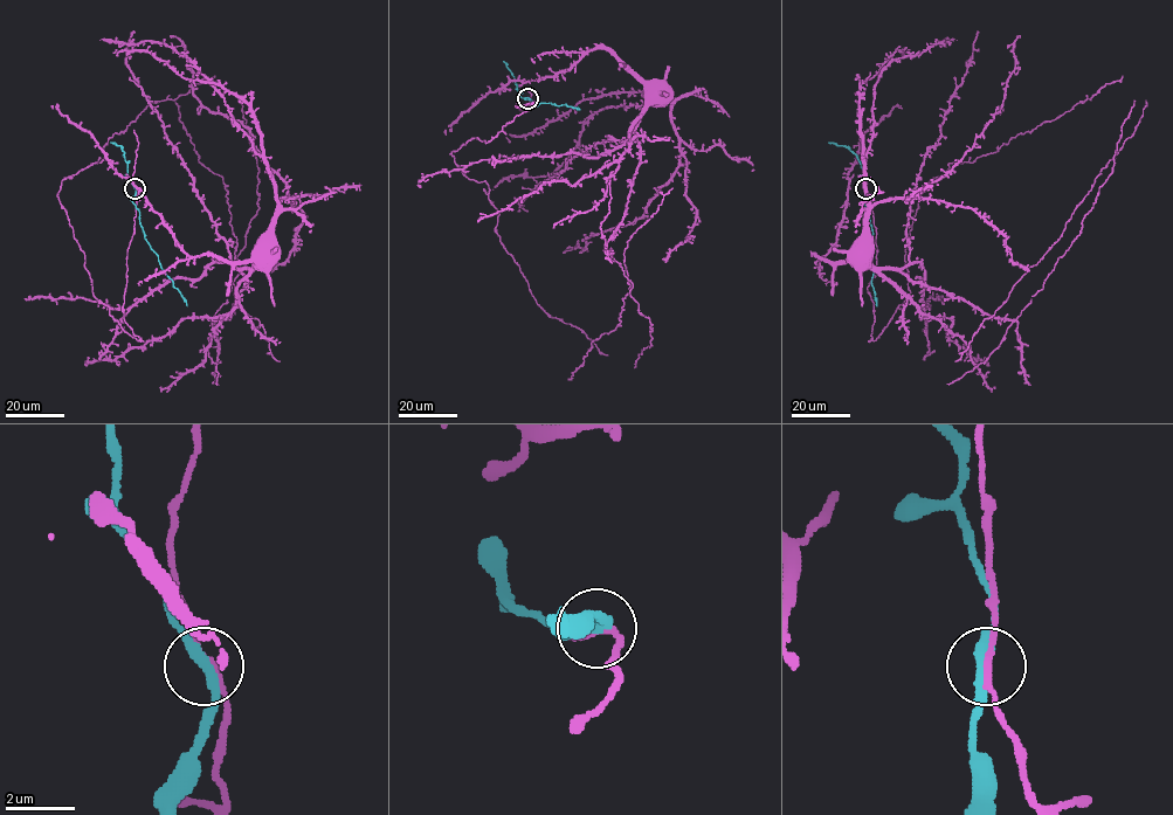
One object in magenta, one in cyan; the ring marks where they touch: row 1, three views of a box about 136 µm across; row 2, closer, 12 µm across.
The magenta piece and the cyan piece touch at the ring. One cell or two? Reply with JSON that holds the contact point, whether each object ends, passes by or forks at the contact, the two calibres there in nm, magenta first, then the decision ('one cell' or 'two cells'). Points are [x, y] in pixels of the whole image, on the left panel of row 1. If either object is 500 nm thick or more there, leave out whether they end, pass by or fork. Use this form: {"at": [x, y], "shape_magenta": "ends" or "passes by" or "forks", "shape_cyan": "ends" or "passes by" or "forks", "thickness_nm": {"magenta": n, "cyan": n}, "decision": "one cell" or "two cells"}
{"at": [135, 188], "shape_magenta": "passes by", "shape_cyan": "passes by", "thickness_nm": {"magenta": 200, "cyan": 320}, "decision": "two cells"}

